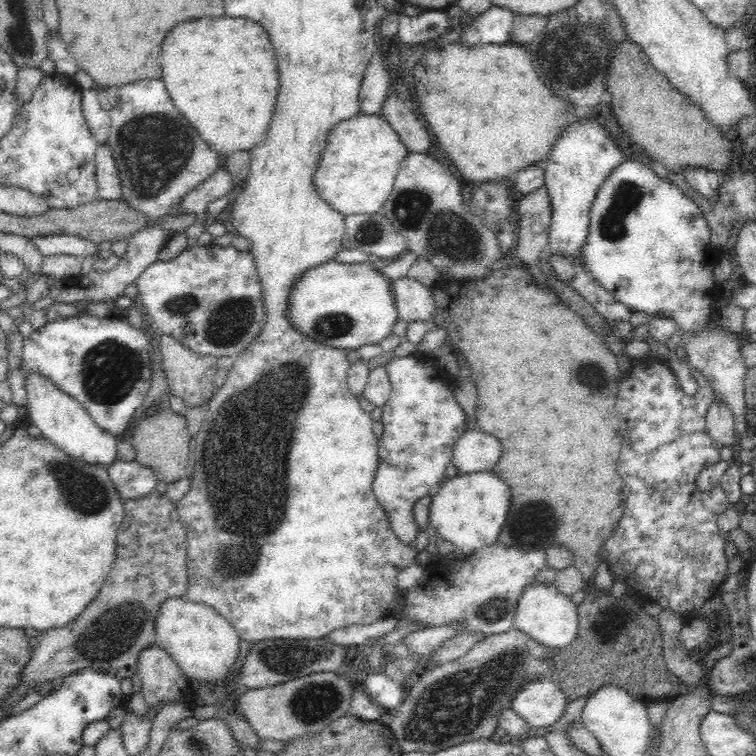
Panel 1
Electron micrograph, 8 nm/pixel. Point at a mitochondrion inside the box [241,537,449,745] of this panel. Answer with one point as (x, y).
(314, 702)

